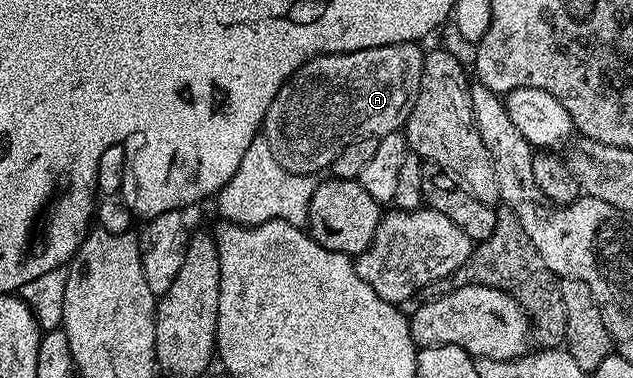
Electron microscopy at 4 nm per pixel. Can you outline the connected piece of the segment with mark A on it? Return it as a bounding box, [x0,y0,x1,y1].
[263,43,425,176]

